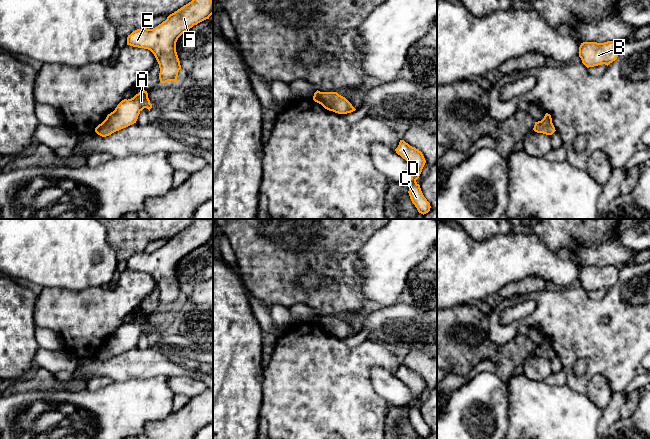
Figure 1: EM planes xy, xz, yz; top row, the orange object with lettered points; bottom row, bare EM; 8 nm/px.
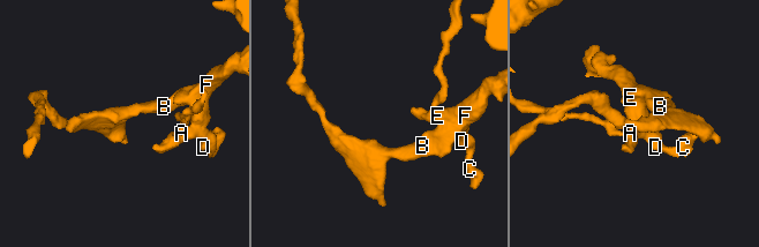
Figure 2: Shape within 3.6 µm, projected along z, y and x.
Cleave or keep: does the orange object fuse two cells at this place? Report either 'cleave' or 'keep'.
cleave

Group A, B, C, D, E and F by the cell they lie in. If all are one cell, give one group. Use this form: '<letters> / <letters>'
A / B C D E F

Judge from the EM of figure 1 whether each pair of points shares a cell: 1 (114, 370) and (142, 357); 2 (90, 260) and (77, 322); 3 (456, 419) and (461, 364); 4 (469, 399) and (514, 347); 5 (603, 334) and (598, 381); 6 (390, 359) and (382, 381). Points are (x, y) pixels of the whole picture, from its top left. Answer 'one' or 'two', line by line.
1: one
2: two
3: two
4: two
5: two
6: two

